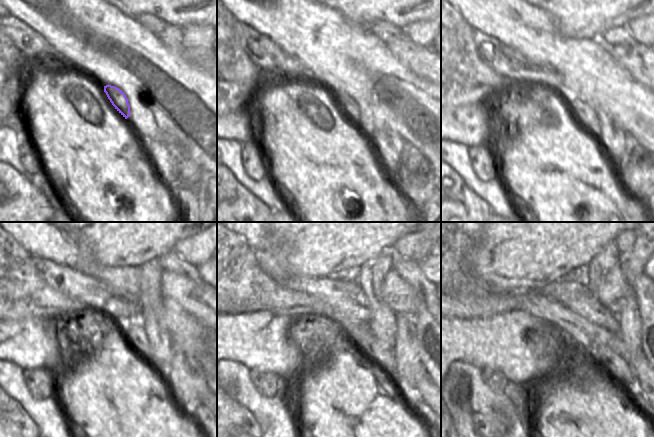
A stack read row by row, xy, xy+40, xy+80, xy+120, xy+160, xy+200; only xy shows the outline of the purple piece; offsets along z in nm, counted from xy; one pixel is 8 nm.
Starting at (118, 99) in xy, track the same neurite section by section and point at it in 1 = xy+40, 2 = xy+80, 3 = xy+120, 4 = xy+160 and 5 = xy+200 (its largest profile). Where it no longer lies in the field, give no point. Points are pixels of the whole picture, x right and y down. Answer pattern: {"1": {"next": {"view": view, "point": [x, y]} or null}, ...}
{"1": {"next": {"view": "xy+40", "point": [350, 107]}}, "2": {"next": {"view": "xy+80", "point": [586, 115]}}, "3": {"next": {"view": "xy+120", "point": [136, 335]}}, "4": {"next": {"view": "xy+160", "point": [384, 357]}}, "5": {"next": {"view": "xy+200", "point": [613, 367]}}}

